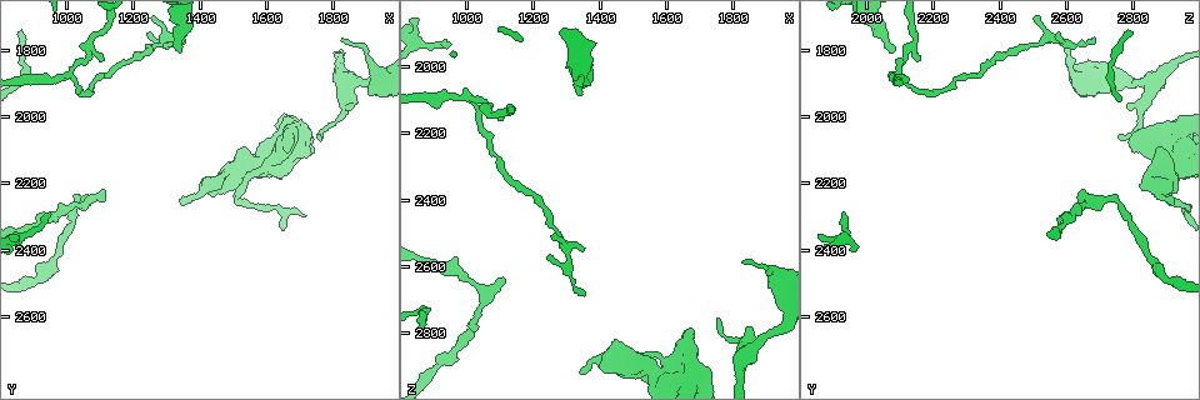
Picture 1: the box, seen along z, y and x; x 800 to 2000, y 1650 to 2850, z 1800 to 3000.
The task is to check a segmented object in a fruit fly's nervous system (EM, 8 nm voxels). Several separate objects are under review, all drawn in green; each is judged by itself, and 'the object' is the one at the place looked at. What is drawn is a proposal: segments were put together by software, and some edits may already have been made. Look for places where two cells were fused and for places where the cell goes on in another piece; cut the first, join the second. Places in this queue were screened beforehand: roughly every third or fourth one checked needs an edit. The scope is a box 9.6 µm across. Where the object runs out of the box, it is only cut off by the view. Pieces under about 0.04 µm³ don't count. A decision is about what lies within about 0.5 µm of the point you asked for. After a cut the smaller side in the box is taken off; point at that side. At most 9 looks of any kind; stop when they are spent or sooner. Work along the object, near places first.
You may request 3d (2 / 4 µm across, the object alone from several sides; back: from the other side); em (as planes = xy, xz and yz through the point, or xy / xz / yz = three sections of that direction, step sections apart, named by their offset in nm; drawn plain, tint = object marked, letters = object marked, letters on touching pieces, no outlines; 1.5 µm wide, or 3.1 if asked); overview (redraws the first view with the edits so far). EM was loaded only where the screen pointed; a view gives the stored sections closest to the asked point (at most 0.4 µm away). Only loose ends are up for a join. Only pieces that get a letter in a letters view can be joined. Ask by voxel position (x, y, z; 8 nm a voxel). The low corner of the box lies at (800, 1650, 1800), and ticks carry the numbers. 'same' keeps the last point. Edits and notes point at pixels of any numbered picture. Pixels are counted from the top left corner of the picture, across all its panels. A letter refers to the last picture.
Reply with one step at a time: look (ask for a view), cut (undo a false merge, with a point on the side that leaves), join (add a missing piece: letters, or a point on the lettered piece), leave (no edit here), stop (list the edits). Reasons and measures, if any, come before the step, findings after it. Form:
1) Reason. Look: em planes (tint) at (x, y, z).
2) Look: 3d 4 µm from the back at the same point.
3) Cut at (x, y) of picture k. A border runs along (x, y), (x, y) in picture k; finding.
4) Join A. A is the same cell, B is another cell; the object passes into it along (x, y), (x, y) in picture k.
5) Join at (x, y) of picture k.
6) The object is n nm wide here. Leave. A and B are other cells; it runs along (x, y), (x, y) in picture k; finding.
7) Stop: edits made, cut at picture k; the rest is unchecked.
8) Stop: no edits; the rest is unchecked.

Branch point. Look: em xy step 4 (letters) at (1860, 1900, 2850).

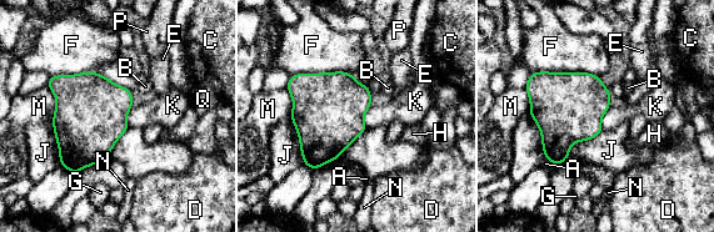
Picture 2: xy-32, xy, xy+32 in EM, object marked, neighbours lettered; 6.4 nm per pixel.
Leave. A, B, C, D, E, F, G, H, J, K, M, N, P and Q are other cells; a border runs along (610, 106), (602, 119), (603, 131) in picture 2; all the same cell.

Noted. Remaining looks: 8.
Free end. Look: em xy step 4 (plain) at (1360, 1780, 2680).

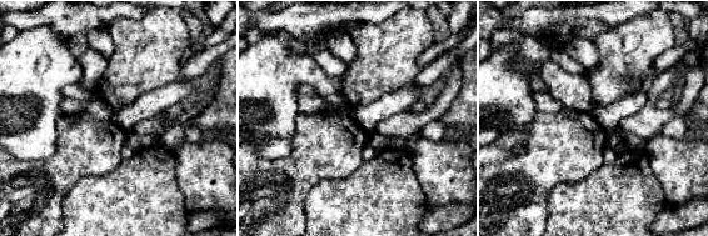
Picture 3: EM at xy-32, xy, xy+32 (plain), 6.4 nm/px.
See the neighbours. Look: em xy step 4 (letters) at the same point.

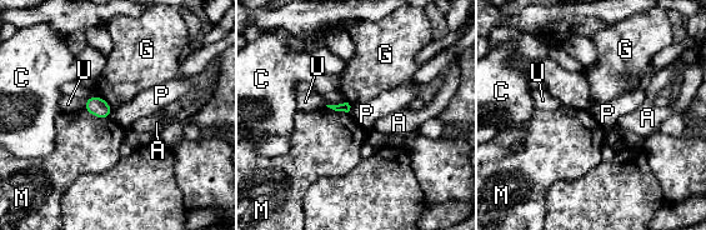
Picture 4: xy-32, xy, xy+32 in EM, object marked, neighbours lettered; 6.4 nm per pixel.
The longest contact is with M, 190 nm. Leave. A, C, G, M, P and U are other cells; no lettered piece goes on from it.

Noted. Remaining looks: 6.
Stops while still wide. Look: 3d 2 µm at (1340, 1800, 2090).

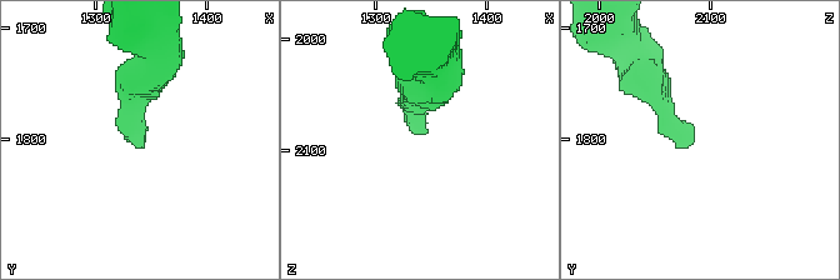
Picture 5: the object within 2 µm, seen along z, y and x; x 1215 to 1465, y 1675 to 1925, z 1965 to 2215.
Look: em planes (letters) at (1338, 1804, 2084).

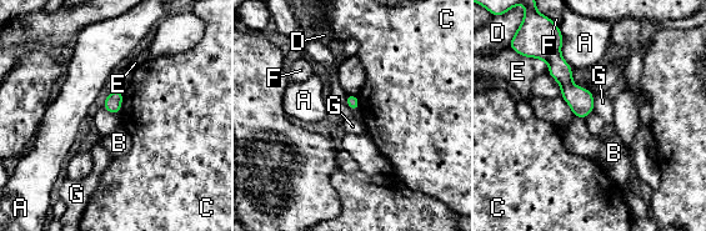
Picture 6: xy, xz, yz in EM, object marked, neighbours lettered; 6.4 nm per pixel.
Leave. A, B, C, D, E, F and G are other cells; a border runs along (592, 95), (595, 110) in picture 6; none of them fits.

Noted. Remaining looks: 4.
Branch stops here. Look: em planes (letters) at (1830, 1770, 2580).

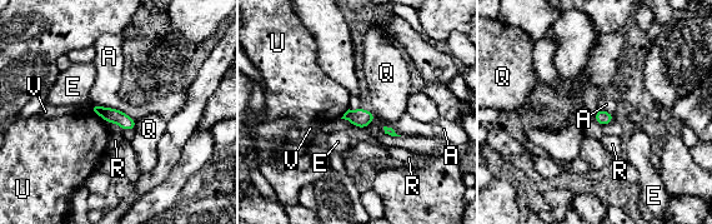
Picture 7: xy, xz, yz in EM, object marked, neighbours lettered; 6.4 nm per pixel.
Leave. A, E, Q, R, U and V are other cells; it runs along (94, 108), (133, 125) in picture 7; none of them fits.

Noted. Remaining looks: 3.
Stop: no edits; the rest is unchecked.

